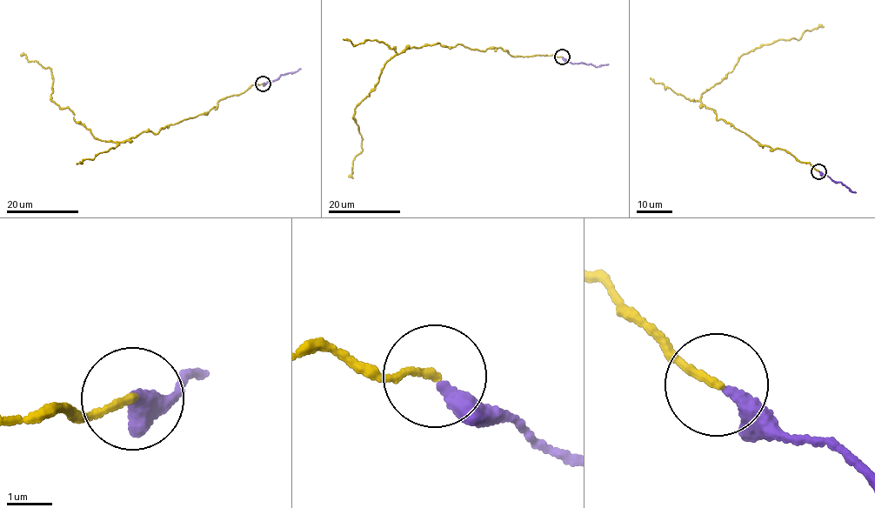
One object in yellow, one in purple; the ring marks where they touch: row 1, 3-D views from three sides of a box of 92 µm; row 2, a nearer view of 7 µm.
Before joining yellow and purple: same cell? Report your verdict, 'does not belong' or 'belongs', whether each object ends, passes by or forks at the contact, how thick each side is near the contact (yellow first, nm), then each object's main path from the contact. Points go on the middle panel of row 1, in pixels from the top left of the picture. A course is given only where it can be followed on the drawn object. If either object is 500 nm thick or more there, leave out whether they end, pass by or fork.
belongs; yellow ends; purple ends; calibres 150 and 340 nm; course yellow (561, 56), (514, 56), (499, 48), (438, 43), (403, 50), (384, 64), (355, 110), (362, 152), (349, 177); course purple (562, 57), (573, 63), (582, 62), (597, 66), (608, 64)

